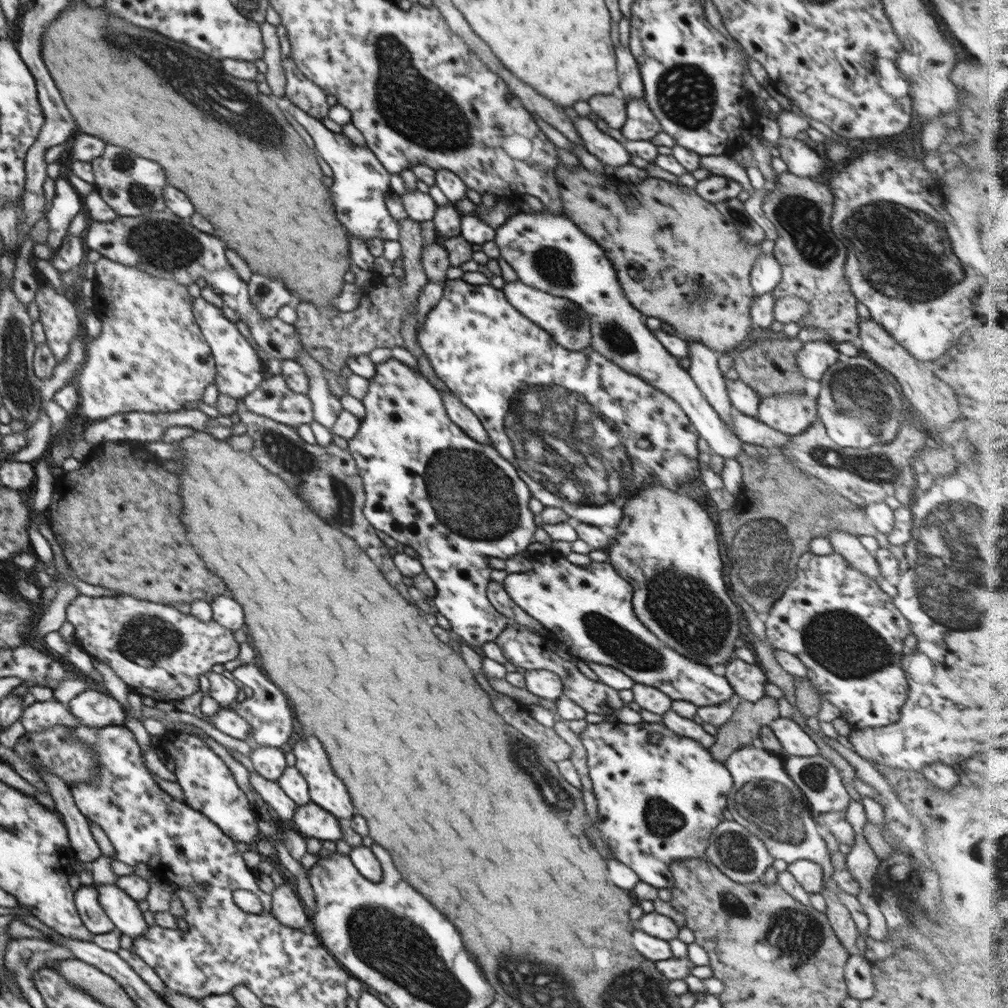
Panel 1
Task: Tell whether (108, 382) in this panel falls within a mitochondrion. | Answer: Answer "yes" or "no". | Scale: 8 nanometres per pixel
no

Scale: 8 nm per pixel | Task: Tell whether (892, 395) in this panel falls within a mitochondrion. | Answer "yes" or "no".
yes

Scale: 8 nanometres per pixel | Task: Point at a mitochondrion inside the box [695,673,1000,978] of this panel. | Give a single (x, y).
(774, 809)

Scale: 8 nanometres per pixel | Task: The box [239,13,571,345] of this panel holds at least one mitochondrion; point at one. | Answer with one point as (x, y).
(422, 112)

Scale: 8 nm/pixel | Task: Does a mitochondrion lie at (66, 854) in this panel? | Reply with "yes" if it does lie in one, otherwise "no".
no

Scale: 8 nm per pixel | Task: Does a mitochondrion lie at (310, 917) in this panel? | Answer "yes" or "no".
no

